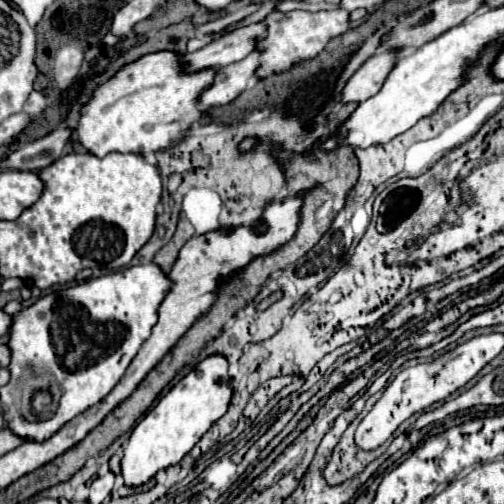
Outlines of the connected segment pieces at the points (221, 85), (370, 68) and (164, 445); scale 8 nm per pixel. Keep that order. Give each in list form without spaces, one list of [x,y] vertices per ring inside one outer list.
[[[252,51],[246,59],[220,69],[214,85],[202,95],[202,107],[224,107],[232,103],[248,87],[248,81],[258,71],[260,55],[262,53]]]
[[[377,49],[374,55],[346,81],[342,89],[342,103],[360,103],[376,95],[394,65],[396,53],[392,49]]]
[[[222,353],[200,361],[186,377],[182,377],[134,427],[130,439],[124,443],[122,477],[130,487],[138,487],[154,477],[160,469],[176,465],[200,437],[228,411],[232,399],[232,385],[228,375],[228,359]]]

